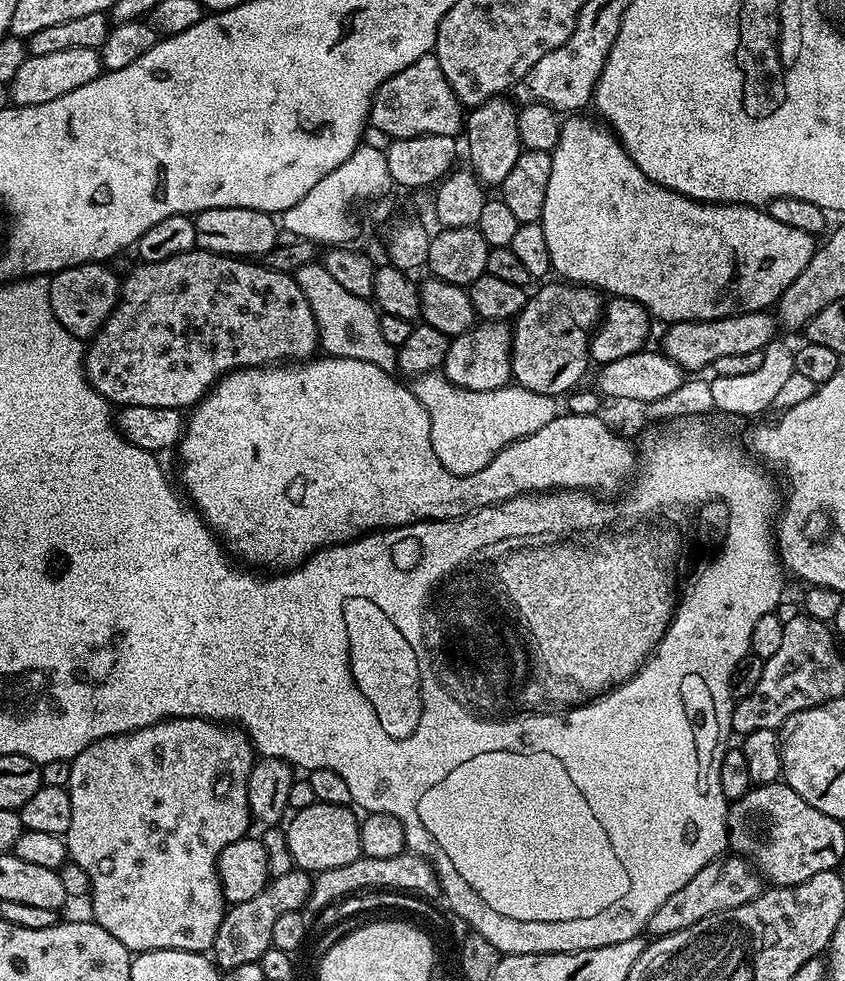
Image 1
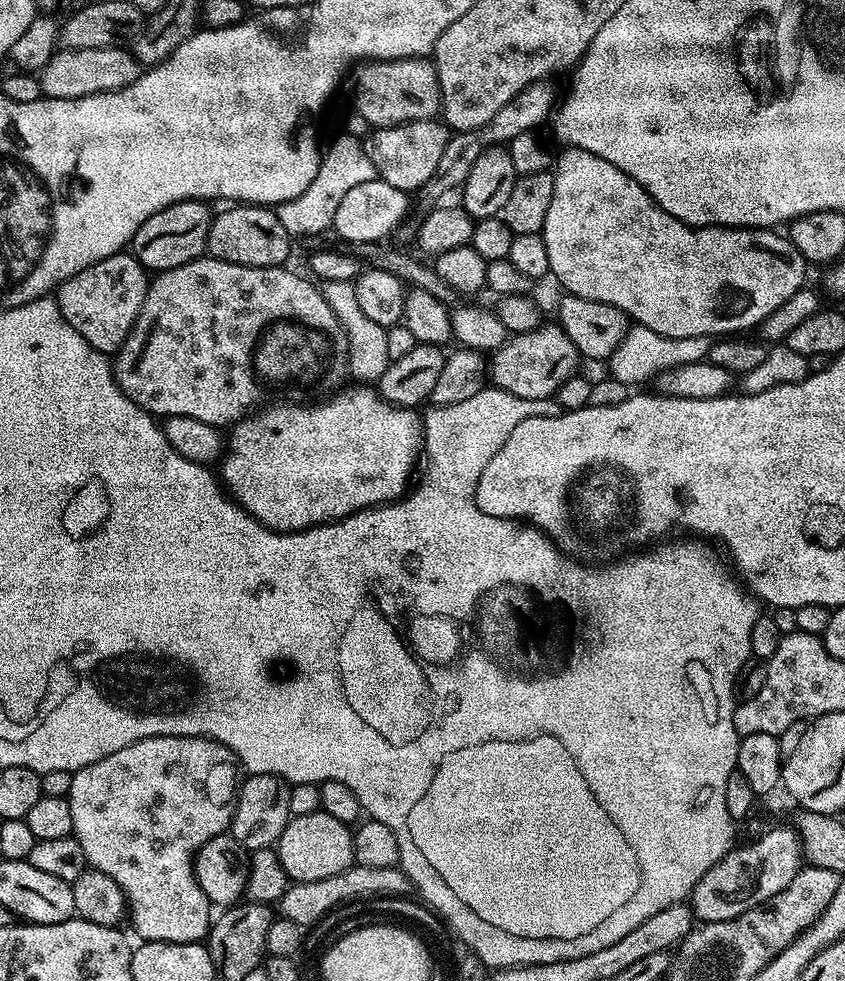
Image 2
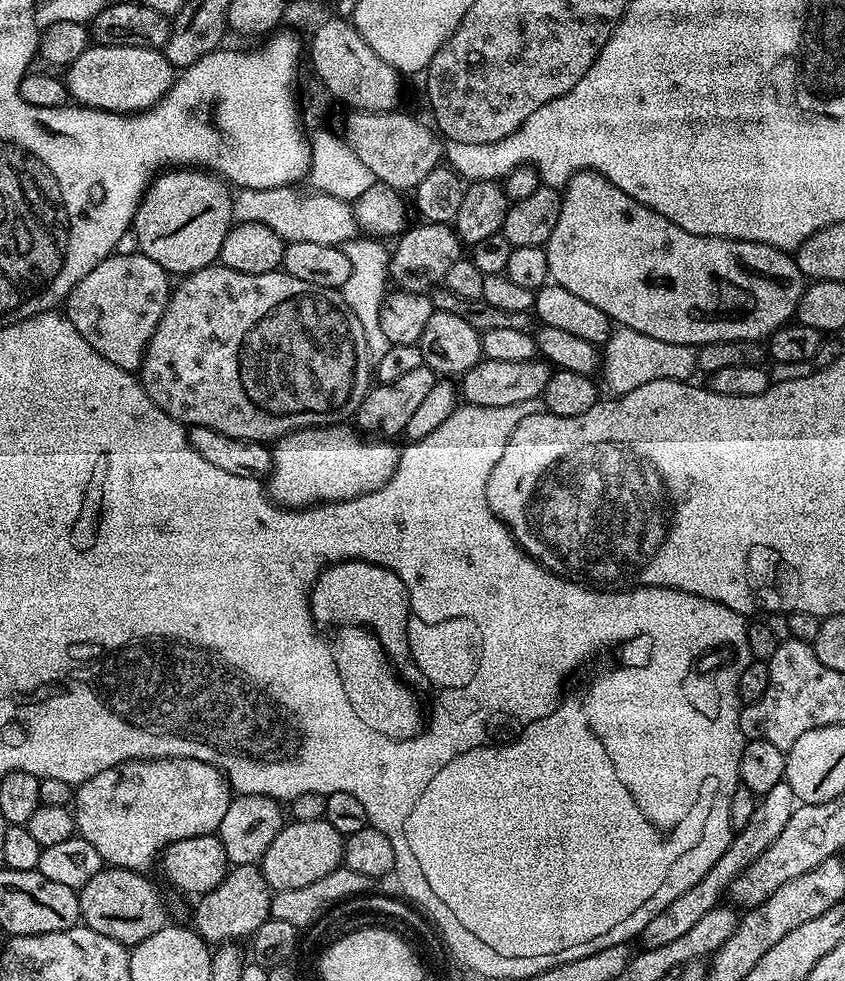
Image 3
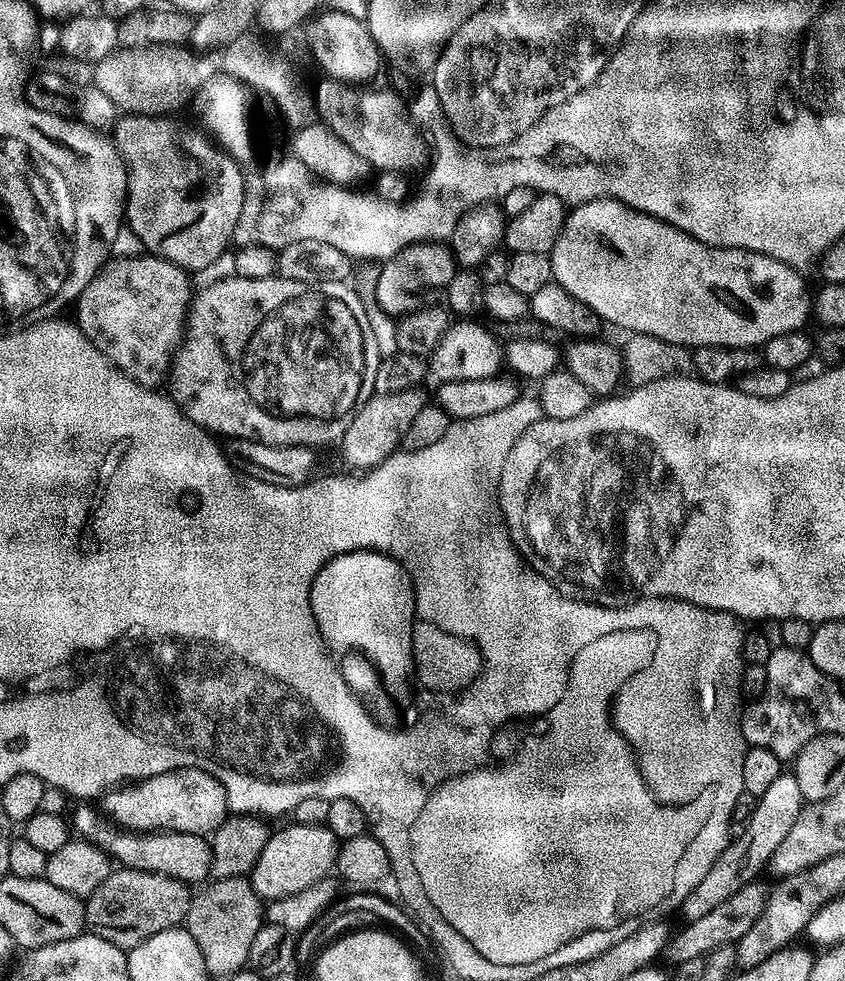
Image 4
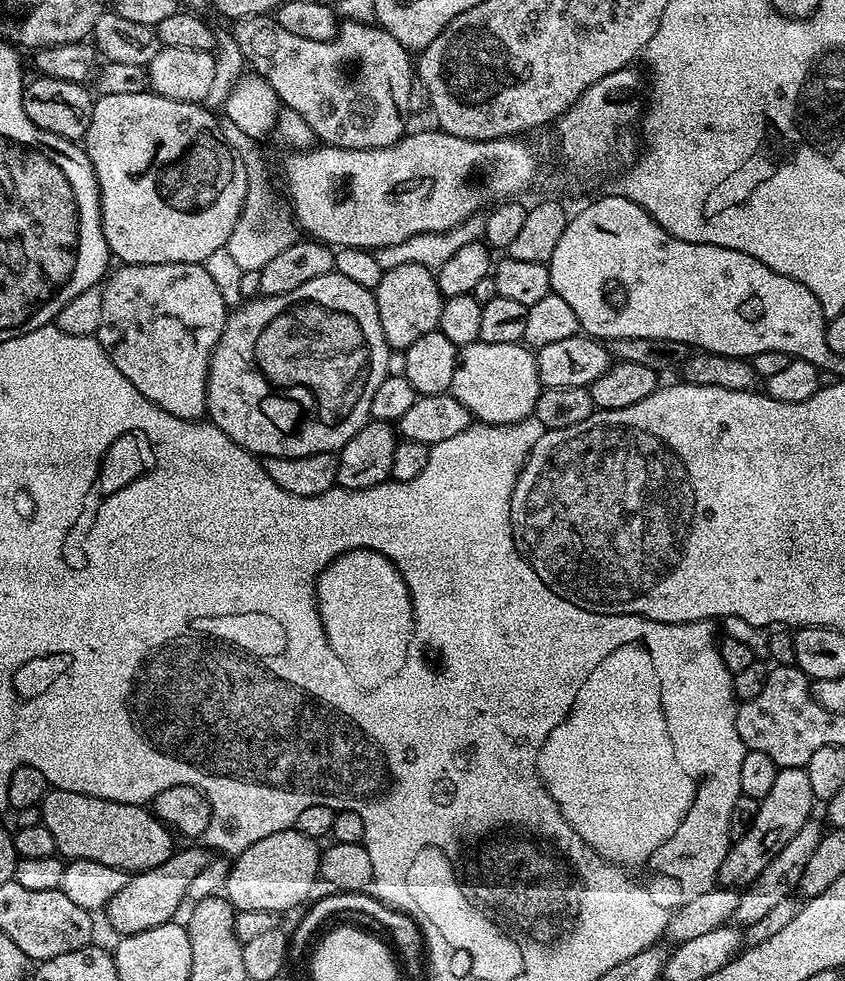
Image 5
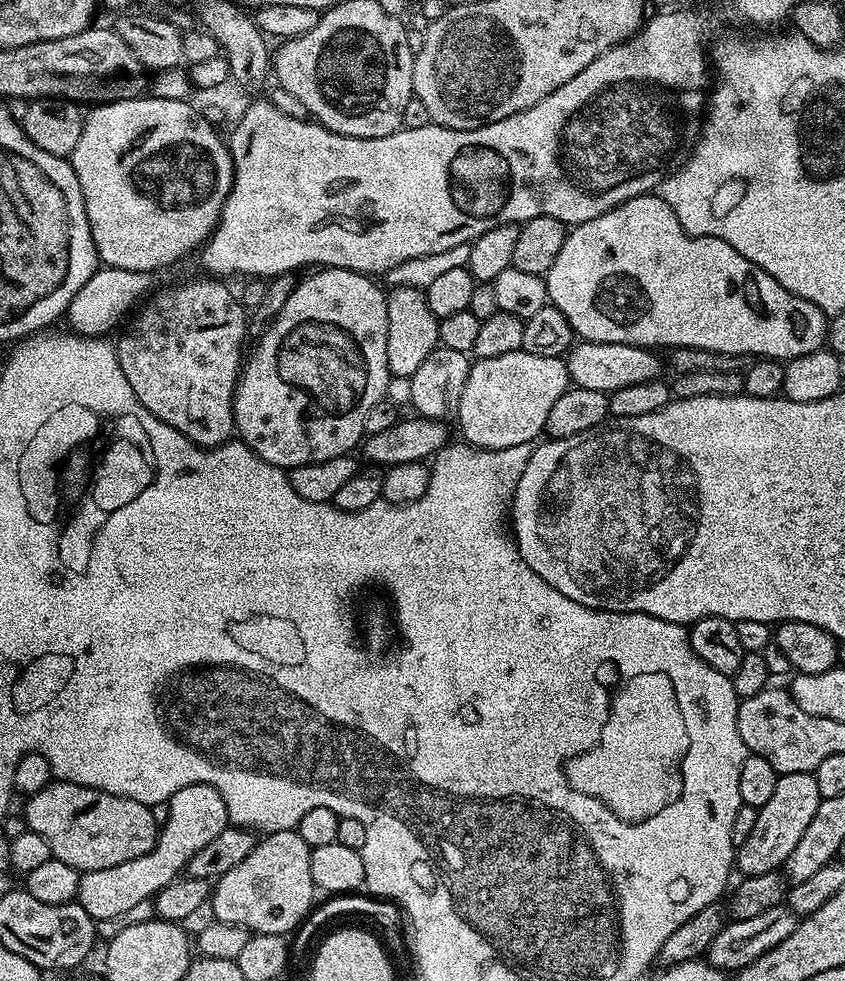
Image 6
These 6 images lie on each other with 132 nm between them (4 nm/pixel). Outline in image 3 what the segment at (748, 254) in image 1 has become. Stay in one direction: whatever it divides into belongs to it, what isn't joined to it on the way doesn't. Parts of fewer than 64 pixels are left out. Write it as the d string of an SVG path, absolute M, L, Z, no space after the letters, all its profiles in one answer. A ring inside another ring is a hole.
M591 170L576 172L564 185L560 198L558 222L554 225L554 234L550 234L546 247L548 250L548 274L555 283L570 290L570 294L584 299L585 302L590 302L590 306L598 306L598 310L606 313L617 325L641 331L642 334L661 339L662 342L699 346L727 340L763 341L795 317L796 307L806 287L806 277L801 274L795 259L785 249L749 240L731 240L721 236L690 234L686 230L682 230L682 226L674 226L674 222L670 222L670 218L662 218L662 214L642 206L642 202L630 198L630 194L615 188L602 174Z

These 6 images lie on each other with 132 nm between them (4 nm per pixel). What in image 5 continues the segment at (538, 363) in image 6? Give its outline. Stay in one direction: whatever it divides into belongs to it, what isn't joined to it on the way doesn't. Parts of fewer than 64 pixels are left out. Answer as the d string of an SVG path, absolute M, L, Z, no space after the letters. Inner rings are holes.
M475 340L459 349L450 395L481 424L516 424L536 411L542 391L533 349L523 343Z

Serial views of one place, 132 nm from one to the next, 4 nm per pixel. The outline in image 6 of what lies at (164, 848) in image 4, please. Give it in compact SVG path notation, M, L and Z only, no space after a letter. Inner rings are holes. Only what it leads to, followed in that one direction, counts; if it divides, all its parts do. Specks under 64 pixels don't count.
M53 779L52 783L38 790L38 794L27 797L23 803L22 815L28 823L29 832L42 834L42 838L46 838L46 846L50 846L53 860L66 862L66 866L74 866L74 870L81 874L90 870L110 870L110 866L122 866L134 858L142 858L142 854L149 852L158 839L158 821L149 805L69 780Z

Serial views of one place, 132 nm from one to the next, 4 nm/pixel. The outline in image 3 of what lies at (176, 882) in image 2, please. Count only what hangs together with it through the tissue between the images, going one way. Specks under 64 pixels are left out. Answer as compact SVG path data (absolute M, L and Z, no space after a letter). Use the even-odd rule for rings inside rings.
M169 756L167 760L132 760L94 774L75 789L74 810L102 810L120 818L120 832L136 834L136 848L152 848L152 842L167 848L182 838L213 835L233 795L219 768Z

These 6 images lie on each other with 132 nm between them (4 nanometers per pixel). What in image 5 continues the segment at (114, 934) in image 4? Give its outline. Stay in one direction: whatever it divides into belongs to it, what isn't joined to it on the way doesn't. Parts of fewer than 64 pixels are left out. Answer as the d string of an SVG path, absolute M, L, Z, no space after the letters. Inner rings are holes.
M207 847L204 848L173 851L172 857L162 862L162 866L129 875L124 881L122 890L118 890L114 898L110 898L106 909L108 924L116 934L129 936L169 923L175 917L172 915L179 910L180 903L188 900L190 882L194 882L195 876L208 864L210 852Z

